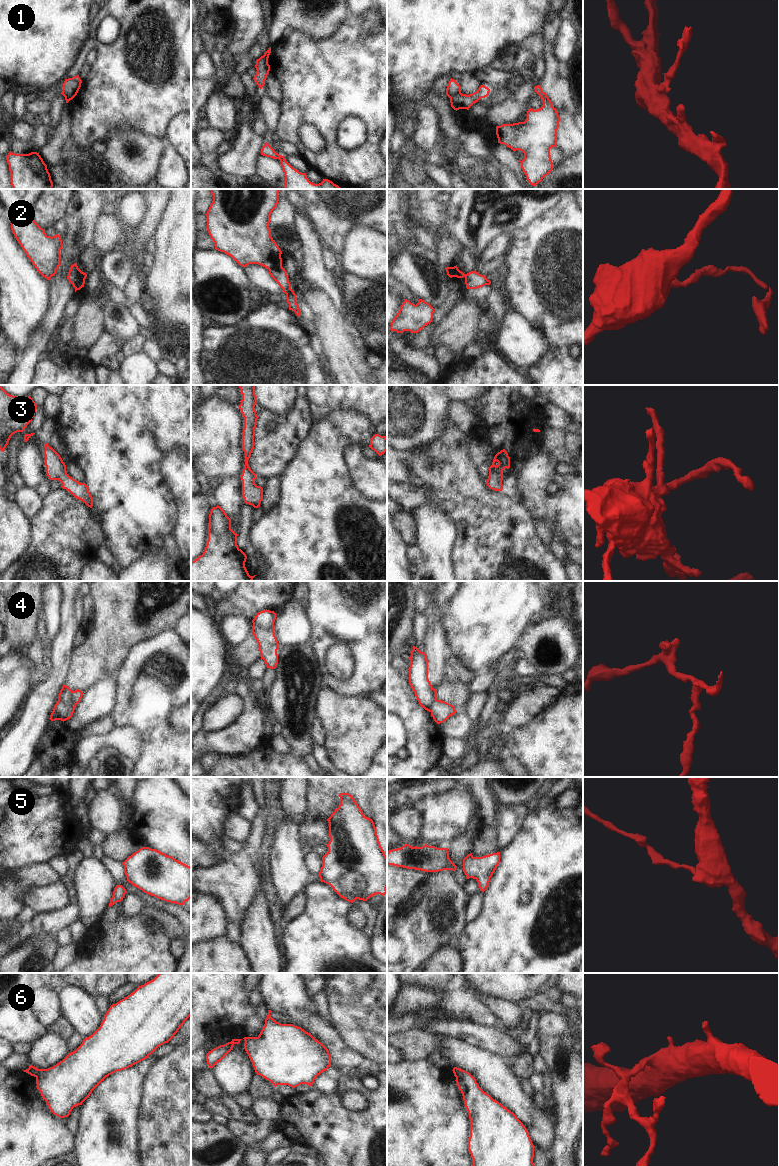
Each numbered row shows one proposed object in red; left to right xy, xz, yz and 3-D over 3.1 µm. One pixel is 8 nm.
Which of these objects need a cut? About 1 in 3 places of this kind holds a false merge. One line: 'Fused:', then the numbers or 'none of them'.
Fused: 1, 2, 4

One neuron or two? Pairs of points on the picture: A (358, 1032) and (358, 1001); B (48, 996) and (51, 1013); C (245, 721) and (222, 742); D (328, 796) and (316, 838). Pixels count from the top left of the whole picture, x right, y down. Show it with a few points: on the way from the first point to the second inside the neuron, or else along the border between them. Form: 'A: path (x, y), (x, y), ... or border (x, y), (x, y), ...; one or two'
A: path (358, 1024), (358, 1009); one
B: path (48, 1000), (49, 1009); one
C: path (241, 727), (228, 740); one
D: path (321, 806), (321, 816), (316, 822), (316, 828); one

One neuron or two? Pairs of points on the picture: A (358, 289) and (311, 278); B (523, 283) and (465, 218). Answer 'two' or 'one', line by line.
A: two
B: two

